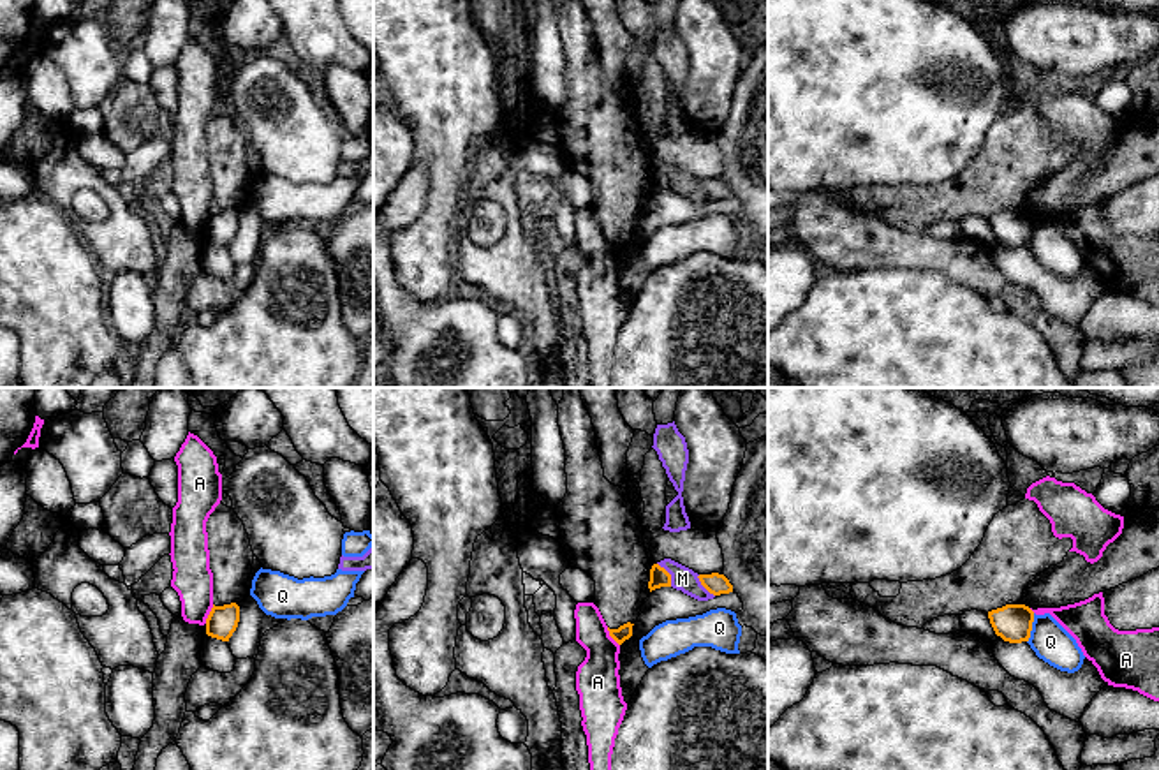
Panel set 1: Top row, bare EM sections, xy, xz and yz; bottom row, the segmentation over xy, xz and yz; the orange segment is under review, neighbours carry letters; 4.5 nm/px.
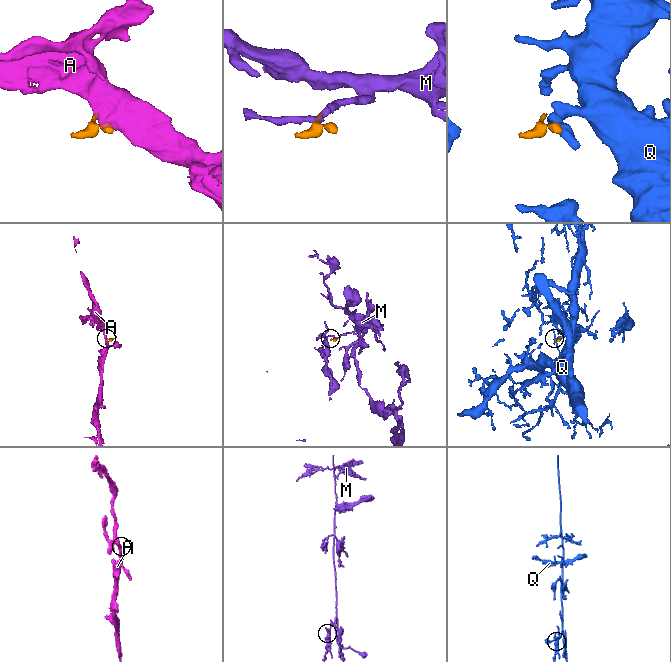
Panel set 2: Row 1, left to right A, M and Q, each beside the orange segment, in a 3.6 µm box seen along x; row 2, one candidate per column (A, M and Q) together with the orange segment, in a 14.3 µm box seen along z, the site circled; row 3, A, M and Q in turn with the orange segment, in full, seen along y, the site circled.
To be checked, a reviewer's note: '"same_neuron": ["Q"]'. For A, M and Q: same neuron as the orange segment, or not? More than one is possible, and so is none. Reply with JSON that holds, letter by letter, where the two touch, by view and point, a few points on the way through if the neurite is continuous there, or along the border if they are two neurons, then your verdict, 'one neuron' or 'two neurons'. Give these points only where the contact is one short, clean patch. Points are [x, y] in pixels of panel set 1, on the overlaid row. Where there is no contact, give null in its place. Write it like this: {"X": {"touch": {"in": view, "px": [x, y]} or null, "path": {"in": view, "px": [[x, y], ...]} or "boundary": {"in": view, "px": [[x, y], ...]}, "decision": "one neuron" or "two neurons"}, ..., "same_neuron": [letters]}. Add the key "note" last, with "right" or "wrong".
{"A": {"touch": {"in": "xy", "px": [210, 614]}, "boundary": {"in": "xy", "px": [[214, 605], [205, 622]]}, "decision": "two neurons"}, "M": {"touch": {"in": "xz", "px": [670, 575]}, "boundary": {"in": "xz", "px": [[657, 562], [670, 575], [671, 585]]}, "decision": "two neurons"}, "Q": {"touch": {"in": "yz", "px": [1031, 628]}, "boundary": {"in": "yz", "px": [[1034, 614], [1027, 642]]}, "decision": "two neurons"}, "same_neuron": [], "note": "wrong"}

